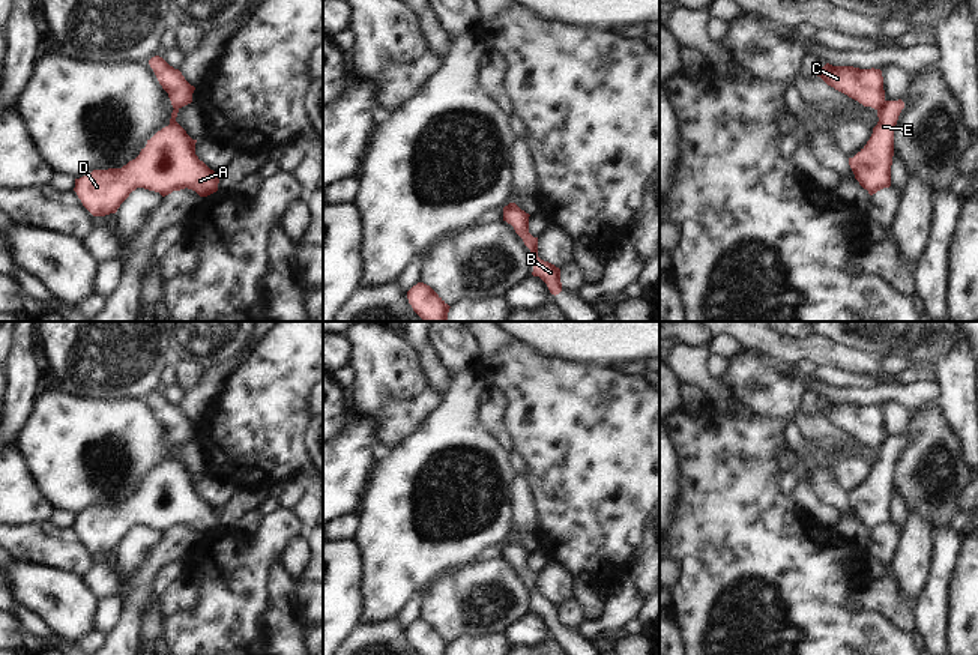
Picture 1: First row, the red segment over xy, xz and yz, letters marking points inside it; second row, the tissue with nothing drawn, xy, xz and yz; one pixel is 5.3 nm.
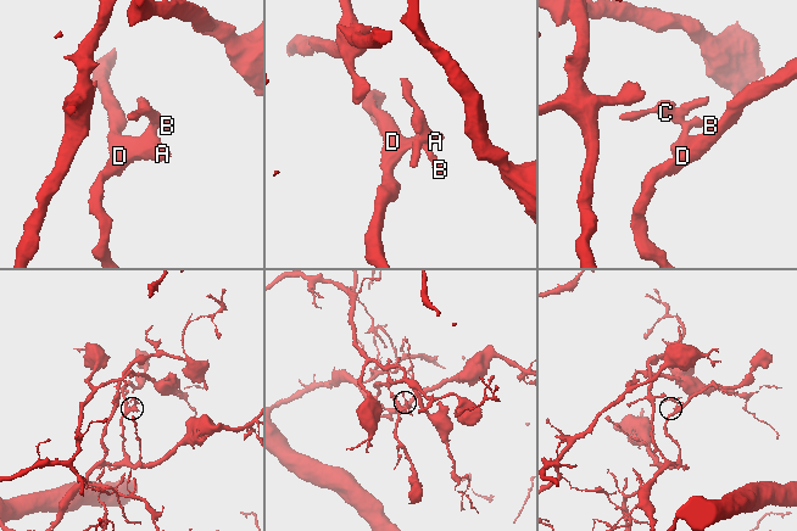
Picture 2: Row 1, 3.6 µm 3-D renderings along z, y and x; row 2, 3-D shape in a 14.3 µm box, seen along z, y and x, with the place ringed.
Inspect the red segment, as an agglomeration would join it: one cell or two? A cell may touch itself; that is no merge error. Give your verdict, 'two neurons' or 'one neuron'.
two neurons

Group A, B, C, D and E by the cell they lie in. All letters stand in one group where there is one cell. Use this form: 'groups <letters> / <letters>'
groups A B D E / C

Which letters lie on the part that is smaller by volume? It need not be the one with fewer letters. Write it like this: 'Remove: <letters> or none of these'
Remove: C

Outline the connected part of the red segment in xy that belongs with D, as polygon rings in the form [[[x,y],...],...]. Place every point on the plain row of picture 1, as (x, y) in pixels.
[[[179,446],[171,449],[170,461],[158,467],[140,491],[122,505],[93,506],[75,515],[83,542],[93,553],[116,550],[137,524],[159,529],[192,526],[200,533],[218,527],[219,509],[210,506],[195,491],[195,479],[176,458]]]

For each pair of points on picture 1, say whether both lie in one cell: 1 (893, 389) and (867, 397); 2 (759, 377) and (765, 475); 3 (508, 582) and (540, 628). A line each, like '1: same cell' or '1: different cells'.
1: same cell
2: different cells
3: different cells

